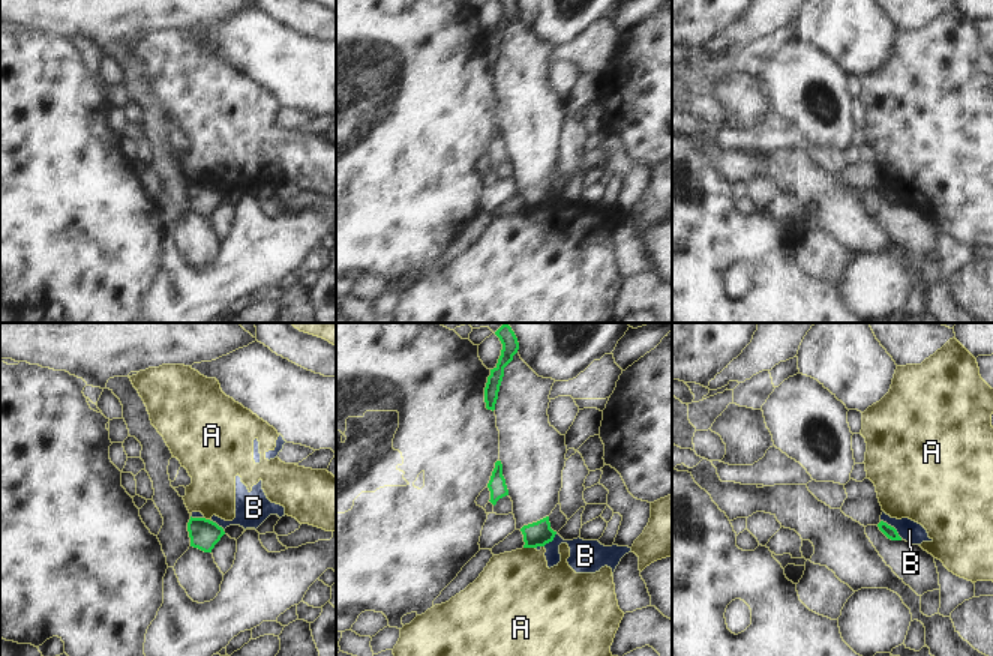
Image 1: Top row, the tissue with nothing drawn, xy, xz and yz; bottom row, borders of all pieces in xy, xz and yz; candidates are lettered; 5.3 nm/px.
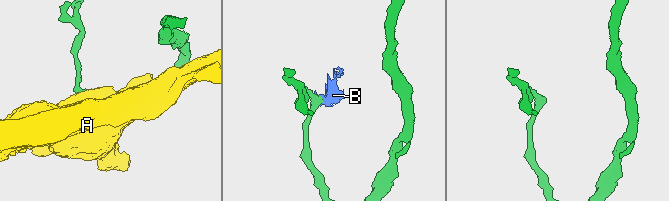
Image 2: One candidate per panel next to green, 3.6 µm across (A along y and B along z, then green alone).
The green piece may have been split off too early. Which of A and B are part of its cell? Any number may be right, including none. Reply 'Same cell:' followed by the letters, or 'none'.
Same cell: none

